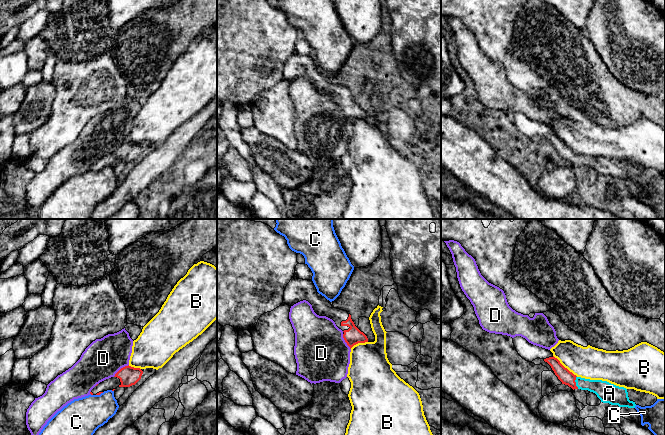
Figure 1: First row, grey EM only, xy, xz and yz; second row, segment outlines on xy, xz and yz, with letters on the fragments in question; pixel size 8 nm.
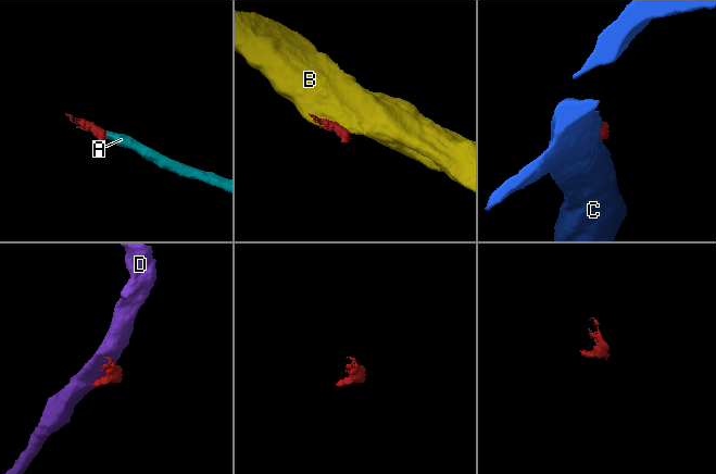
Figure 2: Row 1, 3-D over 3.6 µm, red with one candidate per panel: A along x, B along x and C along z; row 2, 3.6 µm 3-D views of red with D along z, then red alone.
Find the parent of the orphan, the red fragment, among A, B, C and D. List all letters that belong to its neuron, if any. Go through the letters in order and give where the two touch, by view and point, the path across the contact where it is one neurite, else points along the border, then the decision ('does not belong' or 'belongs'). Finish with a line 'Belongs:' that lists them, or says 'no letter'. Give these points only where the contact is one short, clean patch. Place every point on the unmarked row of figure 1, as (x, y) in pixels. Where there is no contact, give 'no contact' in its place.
A: yz (575, 158) | across yz (564, 151), (575, 158), (597, 162), (604, 166) | belongs
B: yz (564, 143) | along yz (553, 131), (577, 152) | does not belong
C: xy (99, 170) | along xy (103, 168), (96, 171) | does not belong
D: xy (120, 145) | does not belong
Belongs: A

